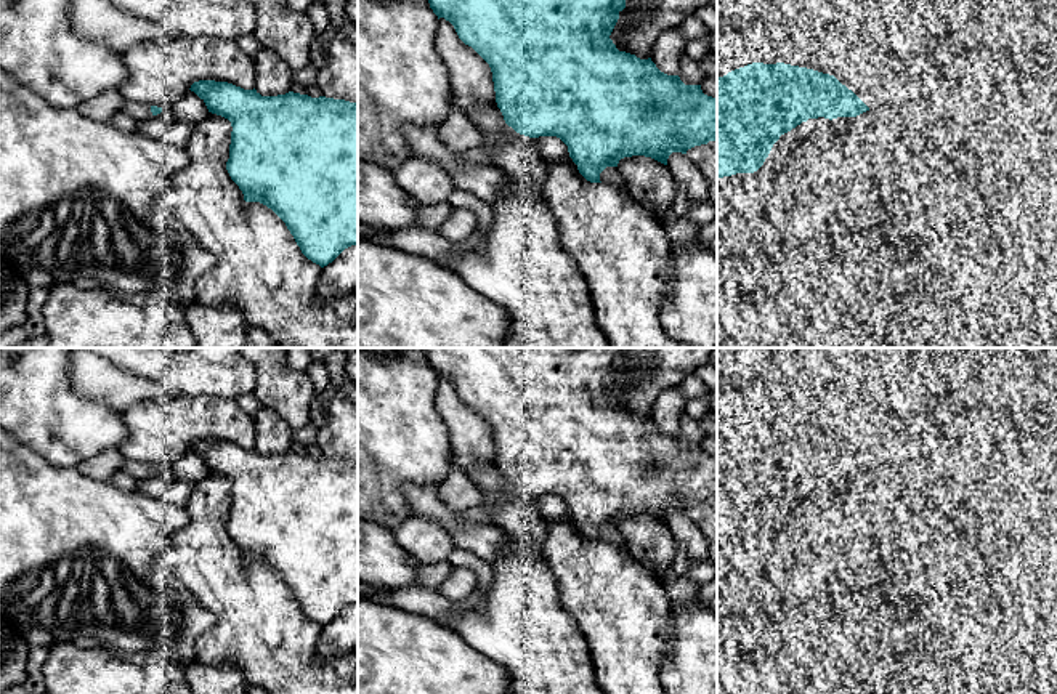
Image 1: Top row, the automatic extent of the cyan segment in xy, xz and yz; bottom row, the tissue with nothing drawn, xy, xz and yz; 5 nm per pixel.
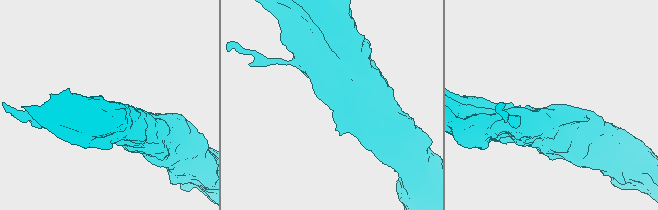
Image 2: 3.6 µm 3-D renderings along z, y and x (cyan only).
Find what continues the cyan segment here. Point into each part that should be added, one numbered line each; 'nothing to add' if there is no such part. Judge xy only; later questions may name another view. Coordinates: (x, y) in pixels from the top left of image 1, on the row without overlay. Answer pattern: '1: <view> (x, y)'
1: xy (141, 472)

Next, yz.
nothing to add

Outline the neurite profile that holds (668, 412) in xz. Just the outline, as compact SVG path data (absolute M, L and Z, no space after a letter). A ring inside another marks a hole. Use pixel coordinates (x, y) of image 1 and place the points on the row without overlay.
M675 386L661 394L653 407L651 420L667 434L678 434L688 397Z

